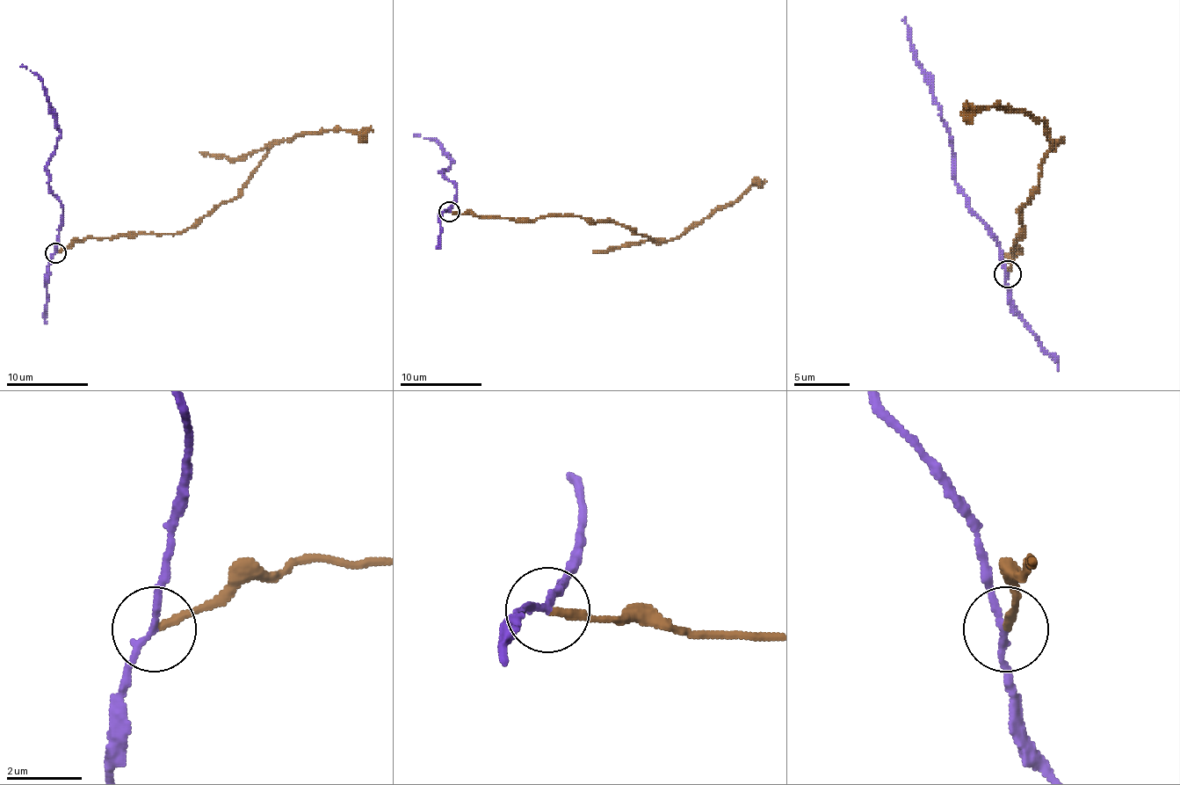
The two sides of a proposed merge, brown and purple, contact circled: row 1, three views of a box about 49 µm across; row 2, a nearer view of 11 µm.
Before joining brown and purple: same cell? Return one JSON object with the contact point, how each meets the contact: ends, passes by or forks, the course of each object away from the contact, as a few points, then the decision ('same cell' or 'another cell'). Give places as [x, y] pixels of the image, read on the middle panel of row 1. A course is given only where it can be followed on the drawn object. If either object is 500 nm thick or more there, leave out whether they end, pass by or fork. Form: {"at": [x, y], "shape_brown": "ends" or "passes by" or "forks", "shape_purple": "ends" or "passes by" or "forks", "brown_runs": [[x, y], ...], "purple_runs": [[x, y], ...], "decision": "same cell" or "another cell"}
{"at": [449, 211], "shape_brown": "ends", "shape_purple": "passes by", "brown_runs": [[448, 212], [536, 220], [579, 215], [627, 226], [656, 244], [766, 181]], "purple_runs": [[448, 212], [457, 185], [440, 170], [454, 163], [436, 141], [414, 134]], "decision": "another cell"}

